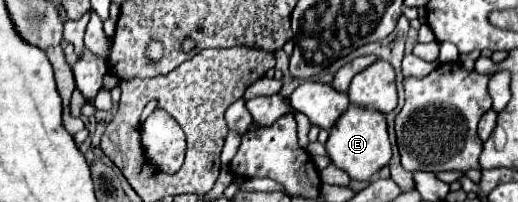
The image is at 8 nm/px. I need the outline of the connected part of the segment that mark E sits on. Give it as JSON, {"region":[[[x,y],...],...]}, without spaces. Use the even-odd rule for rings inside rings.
{"region":[[[351,104],[347,112],[335,122],[335,126],[329,132],[325,148],[331,158],[331,164],[345,170],[351,176],[351,180],[359,182],[371,182],[373,174],[377,174],[383,166],[387,166],[393,154],[385,116],[375,108],[361,108],[355,104]]]}

